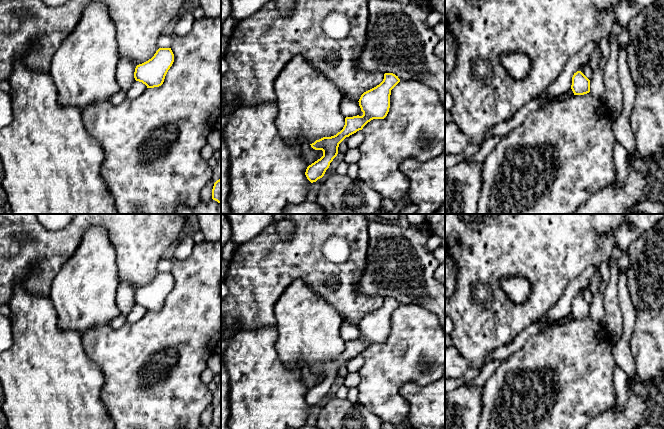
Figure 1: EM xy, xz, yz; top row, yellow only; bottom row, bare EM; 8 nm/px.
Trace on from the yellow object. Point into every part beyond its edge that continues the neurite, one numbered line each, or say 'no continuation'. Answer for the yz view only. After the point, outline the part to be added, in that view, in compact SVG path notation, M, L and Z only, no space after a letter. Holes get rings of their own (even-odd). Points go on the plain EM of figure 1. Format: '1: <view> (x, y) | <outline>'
no continuation

